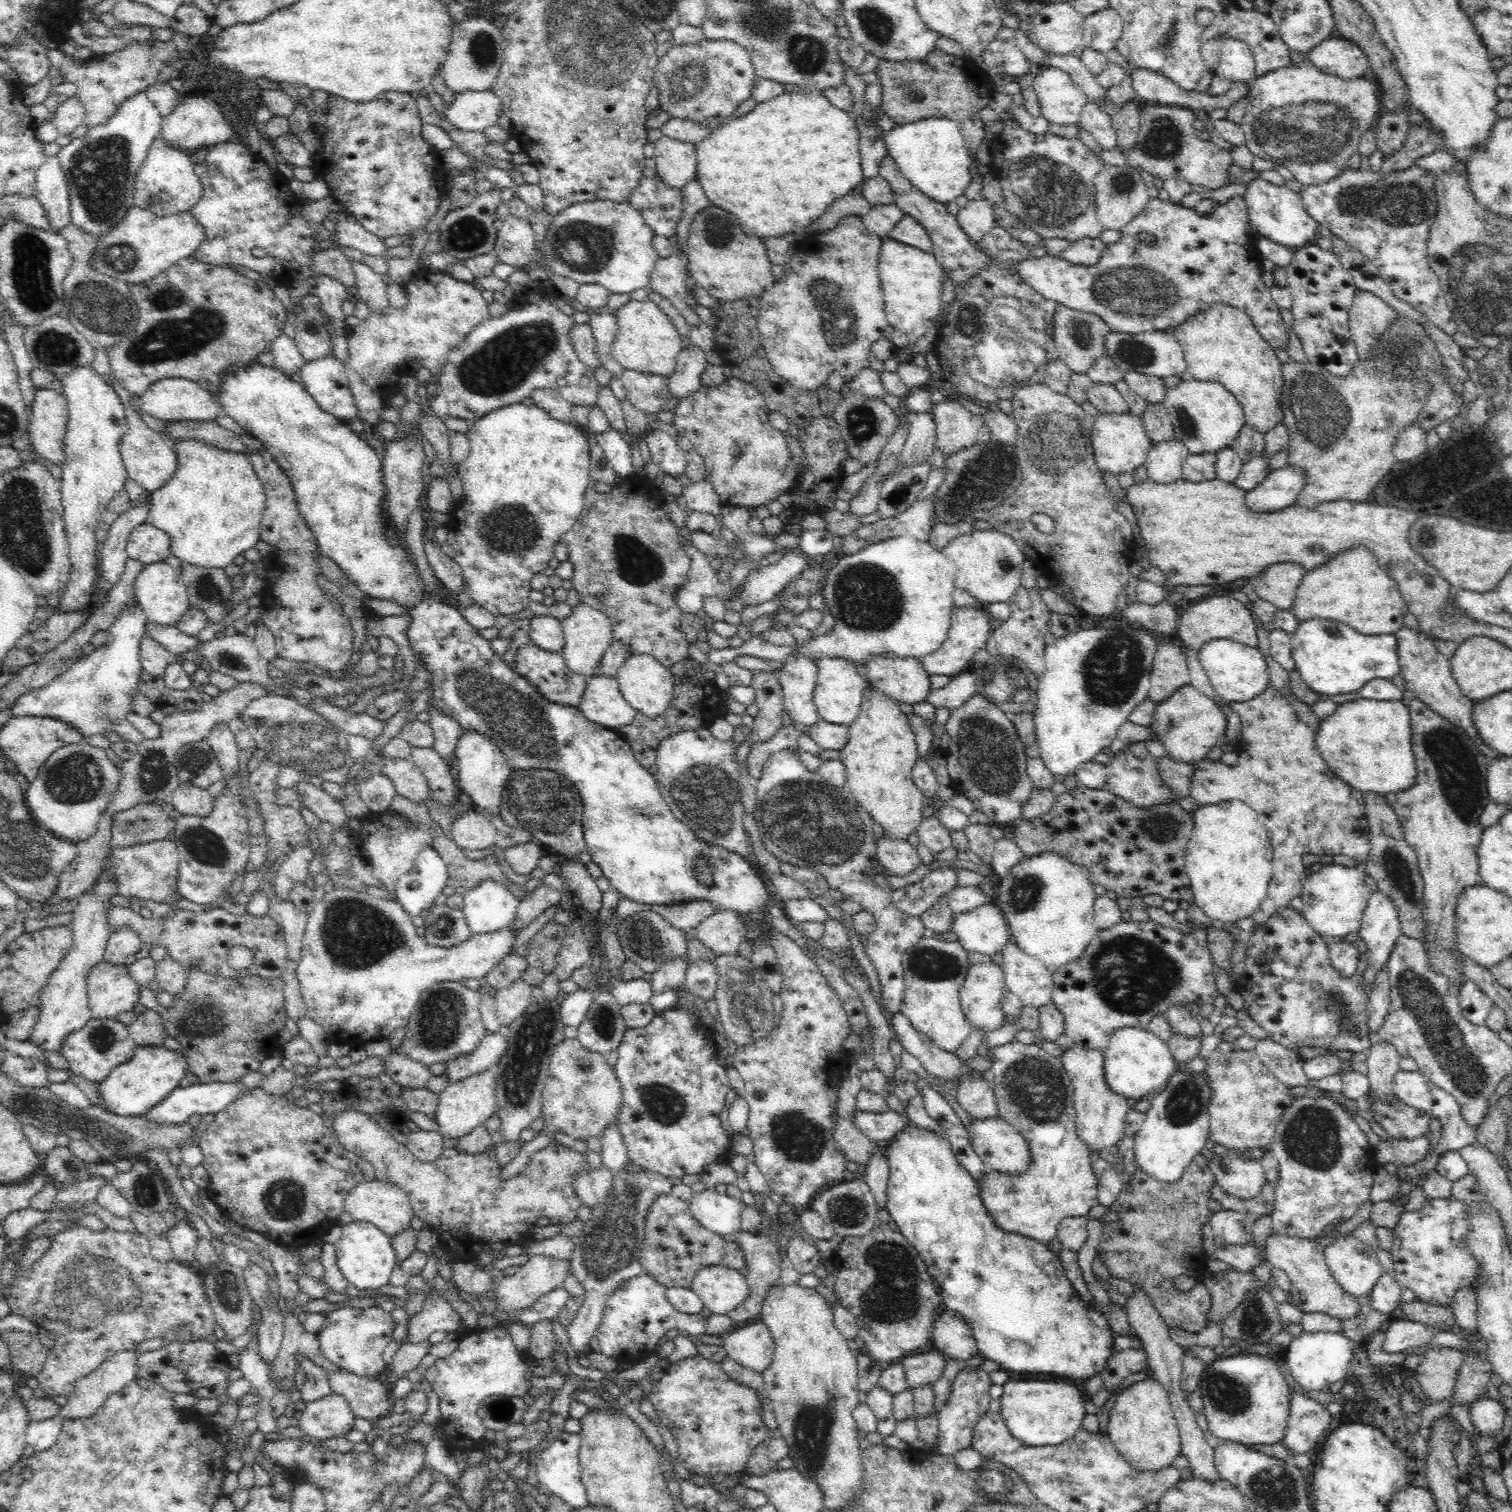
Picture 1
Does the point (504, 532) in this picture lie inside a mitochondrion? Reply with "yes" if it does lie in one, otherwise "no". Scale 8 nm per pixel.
yes

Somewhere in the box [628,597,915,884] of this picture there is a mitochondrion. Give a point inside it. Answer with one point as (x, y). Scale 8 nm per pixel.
(804, 819)

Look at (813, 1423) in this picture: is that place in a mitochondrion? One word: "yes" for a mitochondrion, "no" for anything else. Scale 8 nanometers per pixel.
yes

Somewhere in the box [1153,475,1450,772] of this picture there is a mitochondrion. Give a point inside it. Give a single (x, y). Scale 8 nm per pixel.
(1426, 536)

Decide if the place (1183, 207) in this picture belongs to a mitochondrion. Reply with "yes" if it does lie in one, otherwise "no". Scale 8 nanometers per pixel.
no

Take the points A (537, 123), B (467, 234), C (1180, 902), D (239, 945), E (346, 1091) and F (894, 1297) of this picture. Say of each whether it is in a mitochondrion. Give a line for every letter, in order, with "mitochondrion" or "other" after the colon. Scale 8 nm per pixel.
A: other
B: mitochondrion
C: other
D: other
E: other
F: mitochondrion

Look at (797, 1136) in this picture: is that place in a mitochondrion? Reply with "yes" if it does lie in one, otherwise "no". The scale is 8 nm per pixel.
yes

